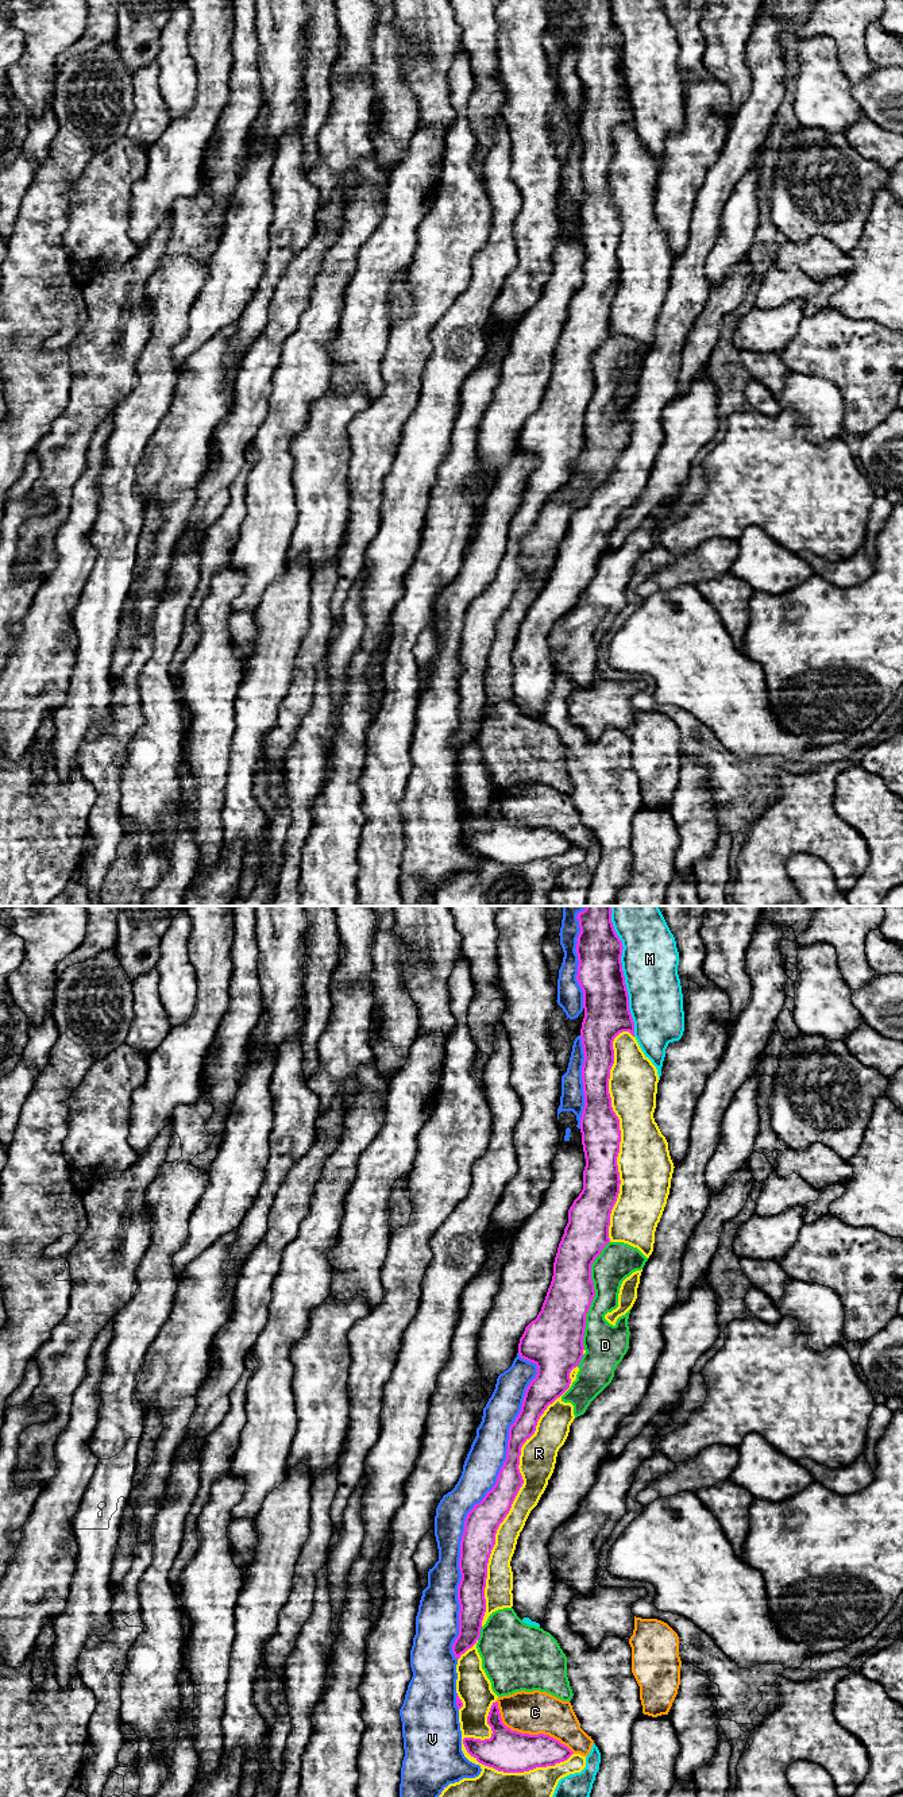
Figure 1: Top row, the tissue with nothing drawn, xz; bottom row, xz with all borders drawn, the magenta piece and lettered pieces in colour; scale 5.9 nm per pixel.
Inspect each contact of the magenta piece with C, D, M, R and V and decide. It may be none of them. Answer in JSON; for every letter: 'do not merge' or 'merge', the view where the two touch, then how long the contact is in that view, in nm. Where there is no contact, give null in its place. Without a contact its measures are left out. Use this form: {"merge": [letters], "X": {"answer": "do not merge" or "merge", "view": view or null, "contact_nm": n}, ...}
{"merge": [], "C": {"answer": "do not merge", "view": "xz", "contact_nm": 550}, "D": {"answer": "do not merge", "view": "xz", "contact_nm": 650}, "M": {"answer": "do not merge", "view": "xz", "contact_nm": 800}, "R": {"answer": "do not merge", "view": "xz", "contact_nm": 1650}, "V": {"answer": "do not merge", "view": "xz", "contact_nm": 1850}}

